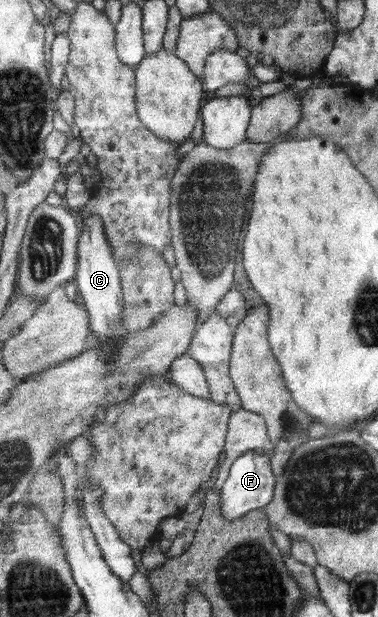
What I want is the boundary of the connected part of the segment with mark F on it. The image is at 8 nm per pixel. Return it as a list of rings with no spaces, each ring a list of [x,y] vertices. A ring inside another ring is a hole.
[[[245,451],[233,462],[227,480],[221,484],[221,511],[223,519],[237,521],[247,512],[264,509],[273,500],[276,476],[272,470],[272,458],[262,451]]]

